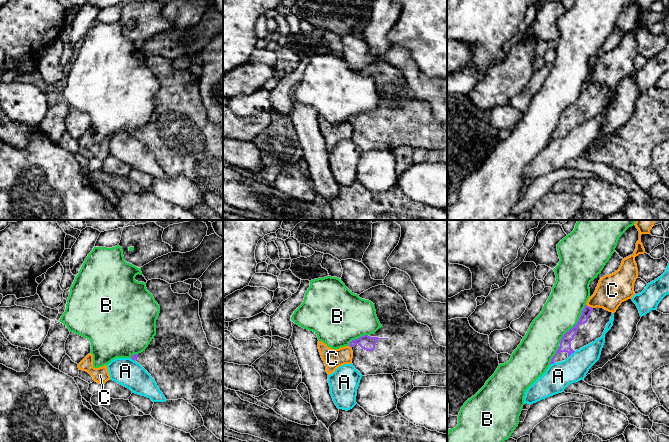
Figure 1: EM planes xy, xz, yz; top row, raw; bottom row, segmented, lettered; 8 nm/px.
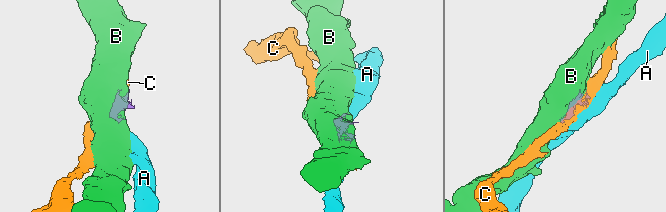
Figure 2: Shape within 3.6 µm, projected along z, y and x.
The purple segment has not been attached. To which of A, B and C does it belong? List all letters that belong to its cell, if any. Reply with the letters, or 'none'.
none

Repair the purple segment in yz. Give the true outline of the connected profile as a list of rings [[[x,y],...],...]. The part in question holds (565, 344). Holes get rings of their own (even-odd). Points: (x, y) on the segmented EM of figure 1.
[[[585,305],[577,324],[561,338],[550,364],[565,361],[576,350],[600,338],[612,314],[603,308]]]

